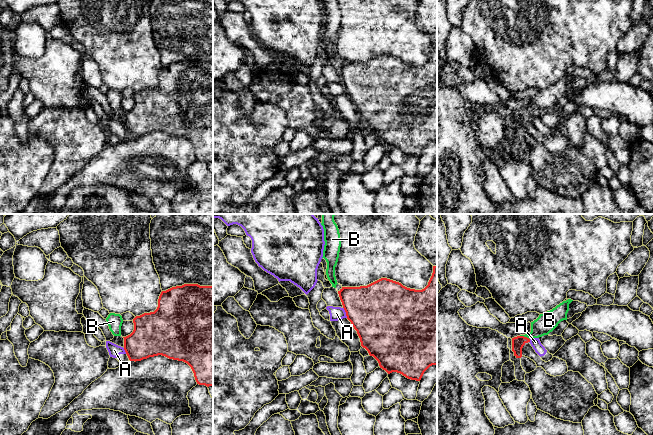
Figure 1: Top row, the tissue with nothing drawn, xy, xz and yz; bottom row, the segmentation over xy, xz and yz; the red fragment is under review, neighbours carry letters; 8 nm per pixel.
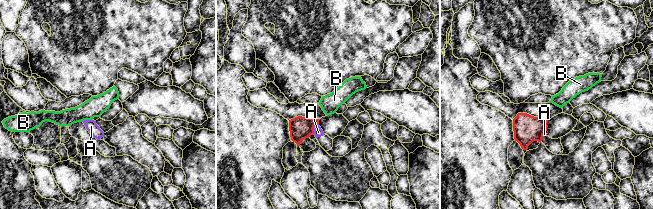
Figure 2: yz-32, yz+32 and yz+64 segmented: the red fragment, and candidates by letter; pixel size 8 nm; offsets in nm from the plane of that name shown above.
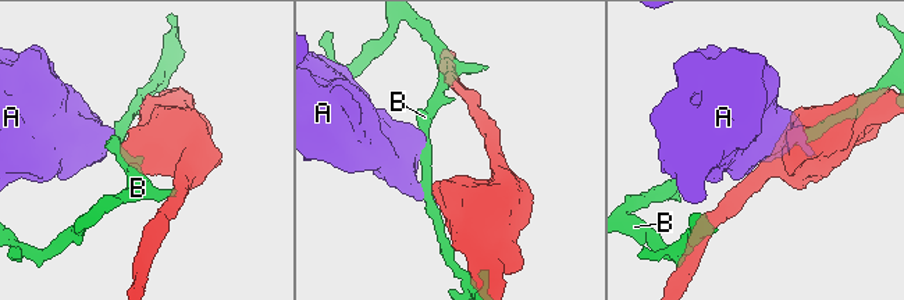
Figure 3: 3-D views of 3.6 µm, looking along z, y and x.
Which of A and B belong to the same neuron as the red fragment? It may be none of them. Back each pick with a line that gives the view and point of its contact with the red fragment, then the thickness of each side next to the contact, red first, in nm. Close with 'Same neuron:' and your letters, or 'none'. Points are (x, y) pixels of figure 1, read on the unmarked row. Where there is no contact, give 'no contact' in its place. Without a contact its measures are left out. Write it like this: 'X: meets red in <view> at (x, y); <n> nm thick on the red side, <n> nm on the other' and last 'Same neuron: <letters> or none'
Same neuron: none

